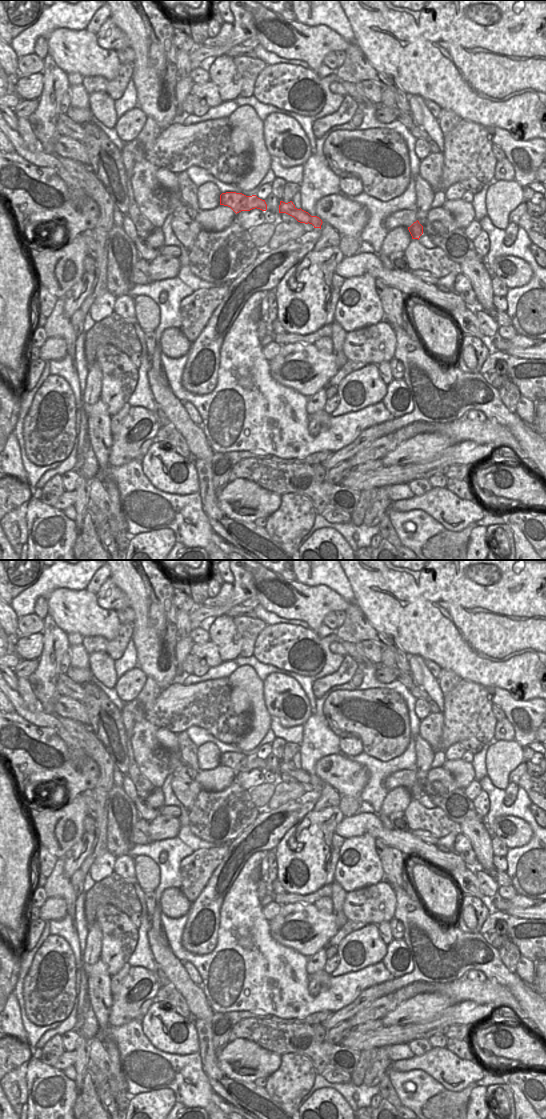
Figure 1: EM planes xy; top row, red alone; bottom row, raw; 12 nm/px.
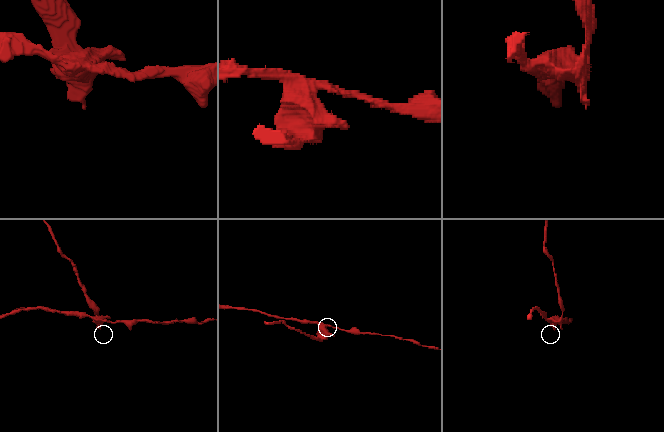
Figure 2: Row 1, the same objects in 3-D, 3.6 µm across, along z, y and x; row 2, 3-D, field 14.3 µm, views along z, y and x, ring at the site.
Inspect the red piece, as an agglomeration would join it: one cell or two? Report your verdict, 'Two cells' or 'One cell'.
Two cells

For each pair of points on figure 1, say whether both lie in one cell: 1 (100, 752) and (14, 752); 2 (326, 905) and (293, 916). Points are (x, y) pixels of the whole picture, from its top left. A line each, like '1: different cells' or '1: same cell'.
1: different cells
2: different cells

